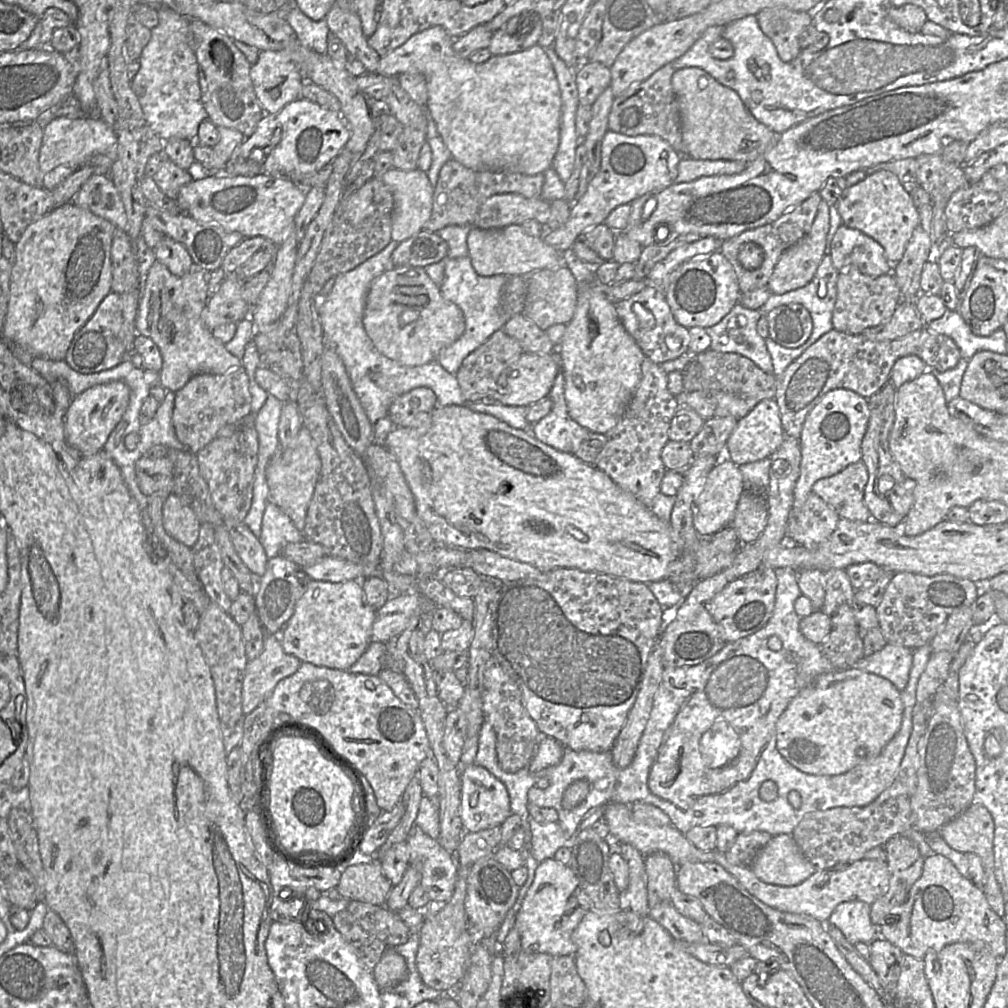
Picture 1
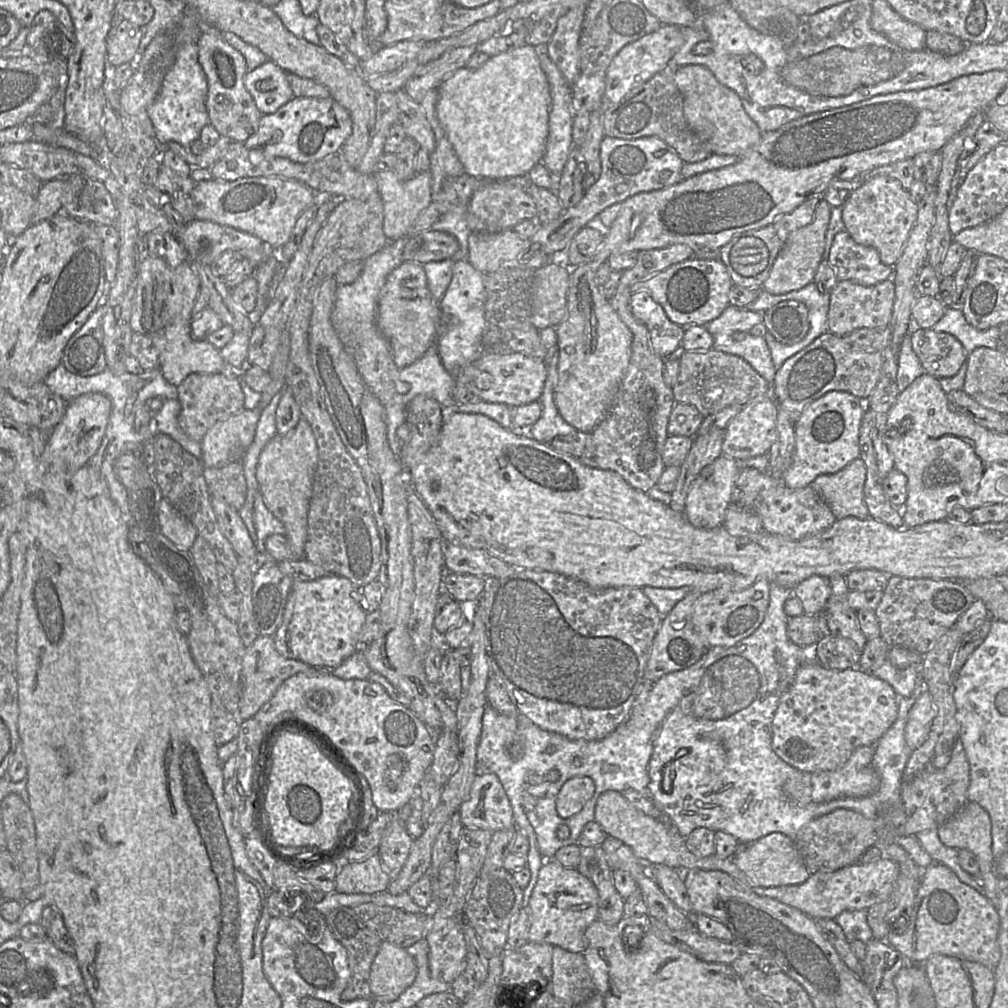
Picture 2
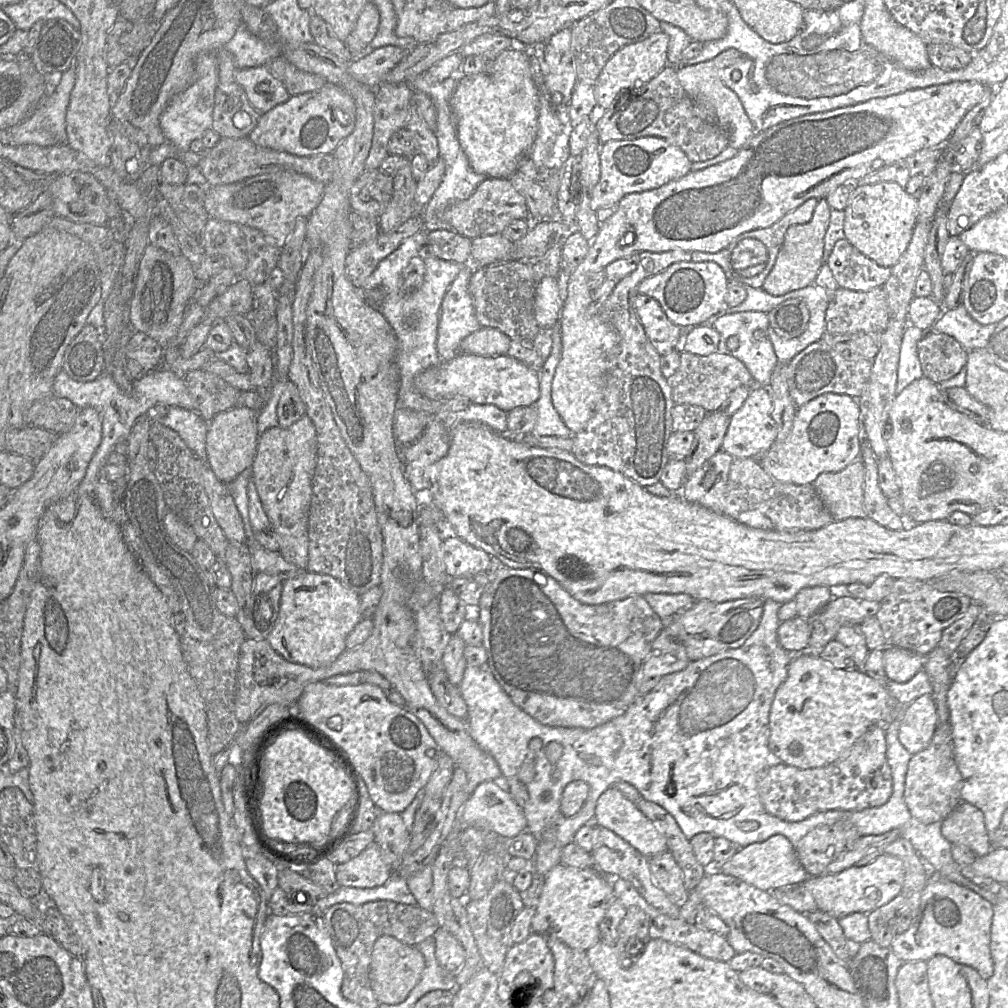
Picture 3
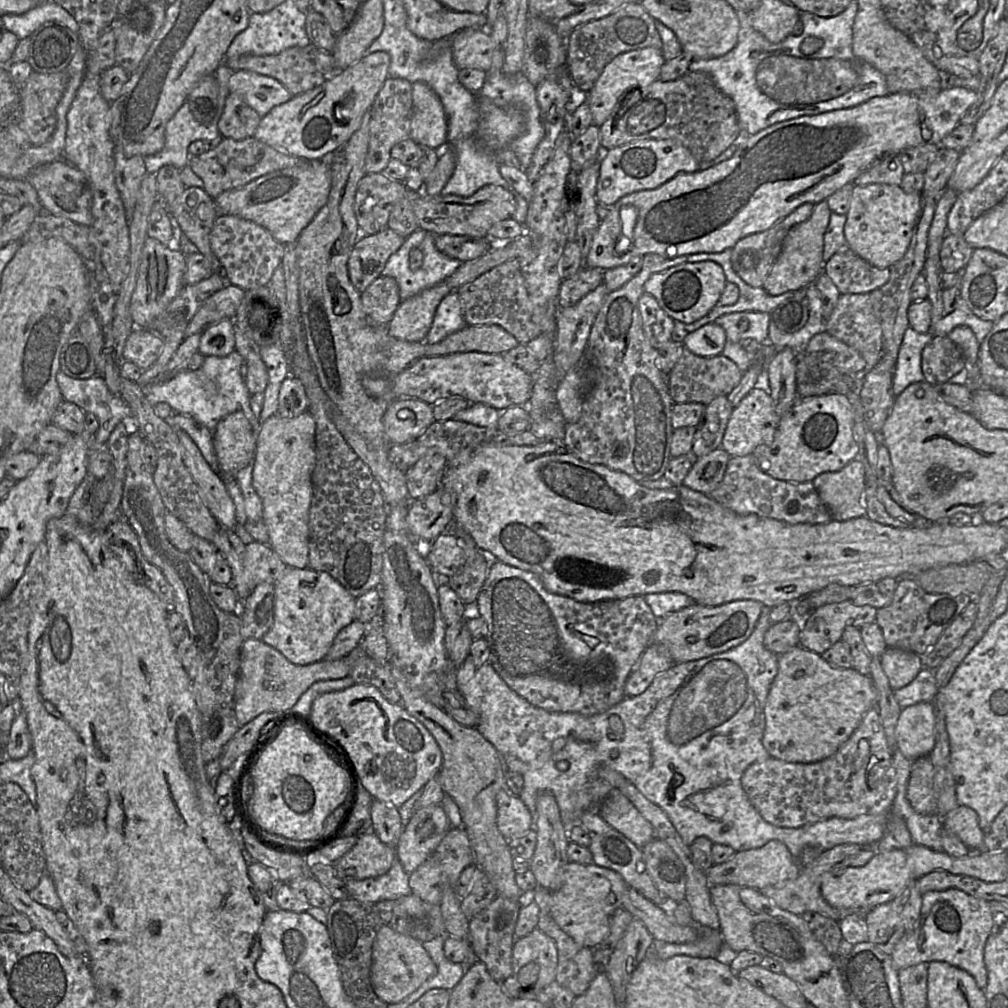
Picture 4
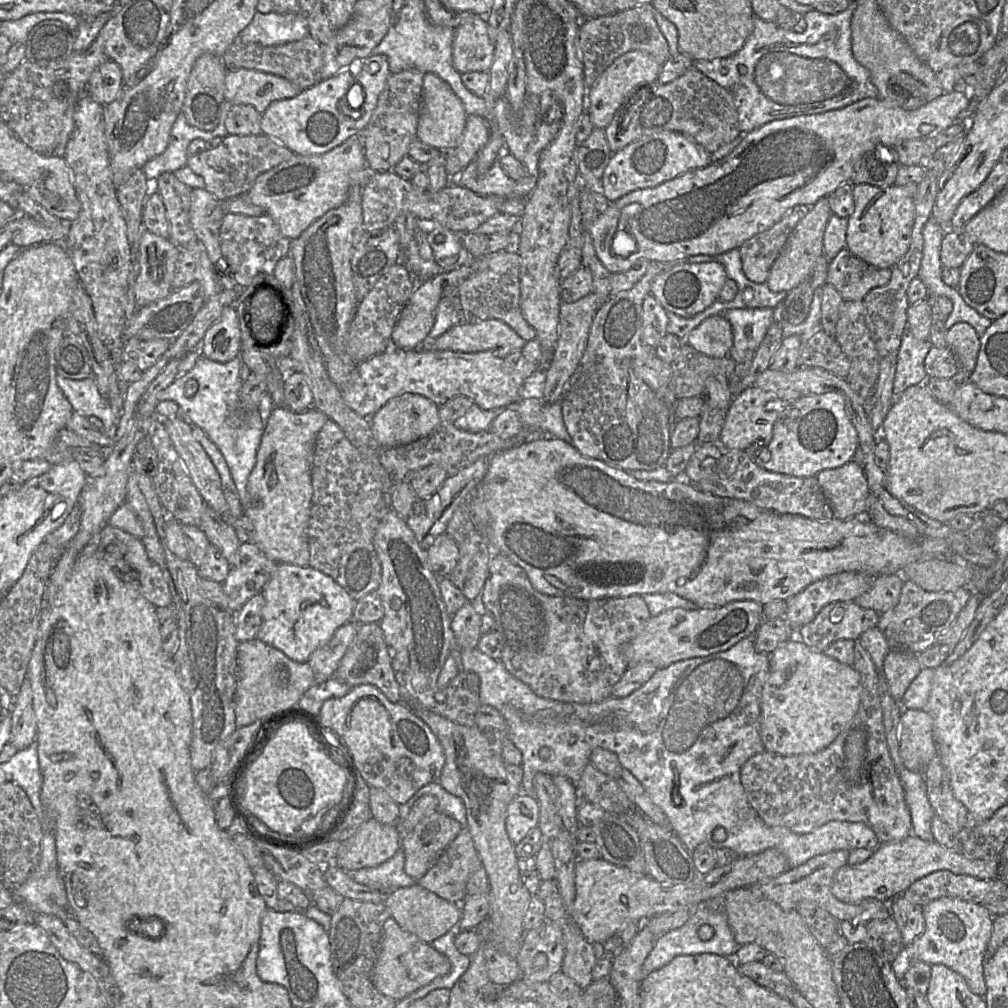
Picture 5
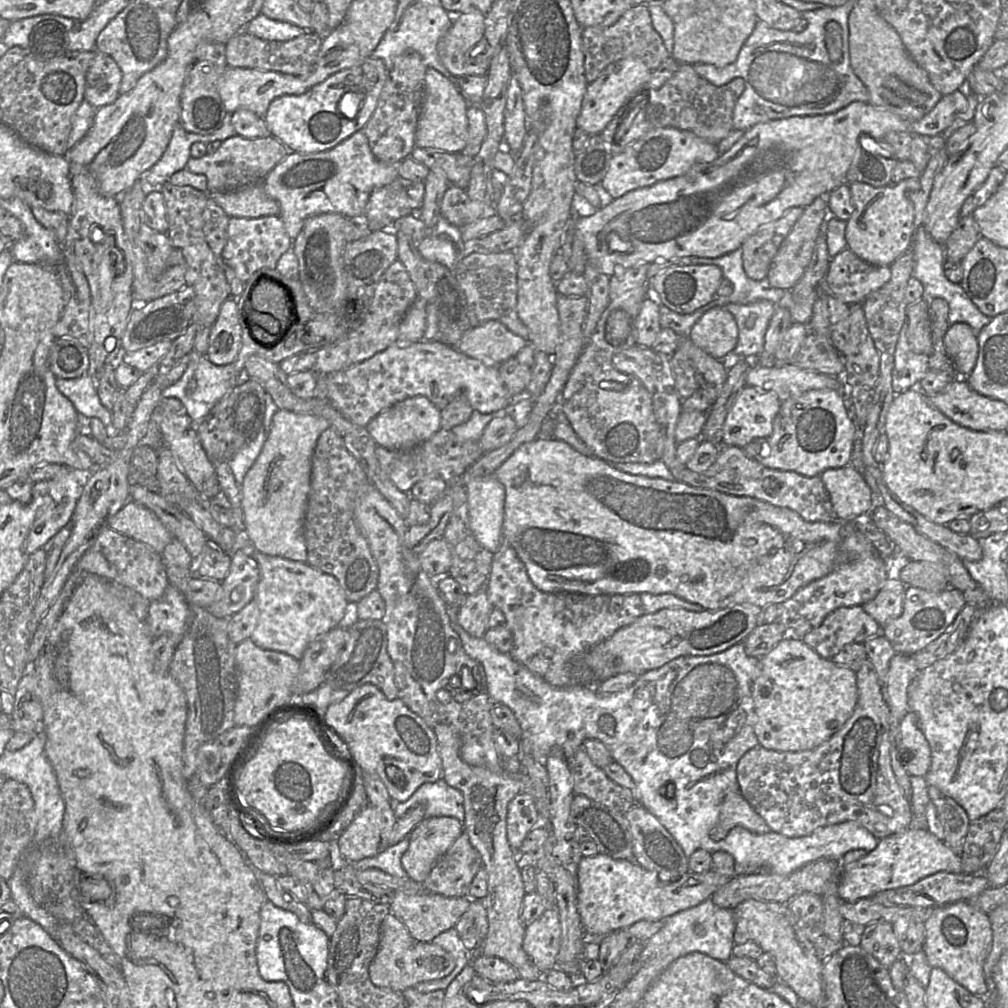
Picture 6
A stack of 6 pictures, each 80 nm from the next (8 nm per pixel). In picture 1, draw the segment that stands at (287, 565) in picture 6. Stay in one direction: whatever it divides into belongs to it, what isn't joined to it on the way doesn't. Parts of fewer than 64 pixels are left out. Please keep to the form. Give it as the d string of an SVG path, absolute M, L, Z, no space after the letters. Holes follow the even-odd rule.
M308 580L293 614L279 633L282 648L301 662L347 671L371 642L377 610L365 600L361 581Z

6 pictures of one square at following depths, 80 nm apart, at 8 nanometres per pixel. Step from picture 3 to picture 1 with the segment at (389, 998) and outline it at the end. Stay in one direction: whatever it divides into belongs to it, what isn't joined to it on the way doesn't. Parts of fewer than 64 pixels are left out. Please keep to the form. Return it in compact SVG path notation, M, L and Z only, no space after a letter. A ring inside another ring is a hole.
M387 947L381 959L373 969L373 976L380 989L380 994L382 990L397 986L408 977L408 968L404 957L398 954L394 948Z

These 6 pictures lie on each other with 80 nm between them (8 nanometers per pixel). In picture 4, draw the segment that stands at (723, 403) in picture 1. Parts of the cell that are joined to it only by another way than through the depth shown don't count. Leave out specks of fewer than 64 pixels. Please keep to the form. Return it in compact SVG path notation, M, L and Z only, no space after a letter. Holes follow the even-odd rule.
M682 347L681 355L668 374L668 386L674 403L702 403L708 405L718 396L728 396L740 383L743 371L728 357L720 354L714 357L701 357Z

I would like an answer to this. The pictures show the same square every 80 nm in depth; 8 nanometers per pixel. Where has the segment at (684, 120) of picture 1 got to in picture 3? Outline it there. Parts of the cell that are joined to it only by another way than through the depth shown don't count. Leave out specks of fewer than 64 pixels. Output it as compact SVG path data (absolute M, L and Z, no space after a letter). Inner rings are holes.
M712 59L696 65L682 65L677 68L677 76L684 90L695 102L698 116L708 122L715 122L724 129L728 135L728 146L740 150L756 131L737 94L720 79L719 70Z

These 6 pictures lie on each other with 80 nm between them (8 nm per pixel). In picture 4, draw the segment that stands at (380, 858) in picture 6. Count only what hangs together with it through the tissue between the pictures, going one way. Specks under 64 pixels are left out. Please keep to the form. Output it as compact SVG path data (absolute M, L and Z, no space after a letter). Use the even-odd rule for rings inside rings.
M397 860L385 874L376 878L344 881L350 899L375 904L383 900L397 900L412 894L409 874Z

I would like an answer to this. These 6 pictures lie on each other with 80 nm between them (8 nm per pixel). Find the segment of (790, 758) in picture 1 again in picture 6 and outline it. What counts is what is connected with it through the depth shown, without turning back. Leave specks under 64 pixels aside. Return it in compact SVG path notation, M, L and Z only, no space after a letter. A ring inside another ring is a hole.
M786 636L760 658L760 672L752 684L756 713L754 732L759 745L779 752L811 750L839 731L851 717L858 700L857 674L848 667L819 656L801 639Z

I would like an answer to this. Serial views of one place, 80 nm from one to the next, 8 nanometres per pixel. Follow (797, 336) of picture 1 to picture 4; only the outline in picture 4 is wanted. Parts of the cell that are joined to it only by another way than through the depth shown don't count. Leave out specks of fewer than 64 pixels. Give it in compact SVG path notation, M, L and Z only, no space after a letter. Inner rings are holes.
M807 287L800 288L782 302L772 313L772 320L786 333L794 333L804 327L809 318Z

